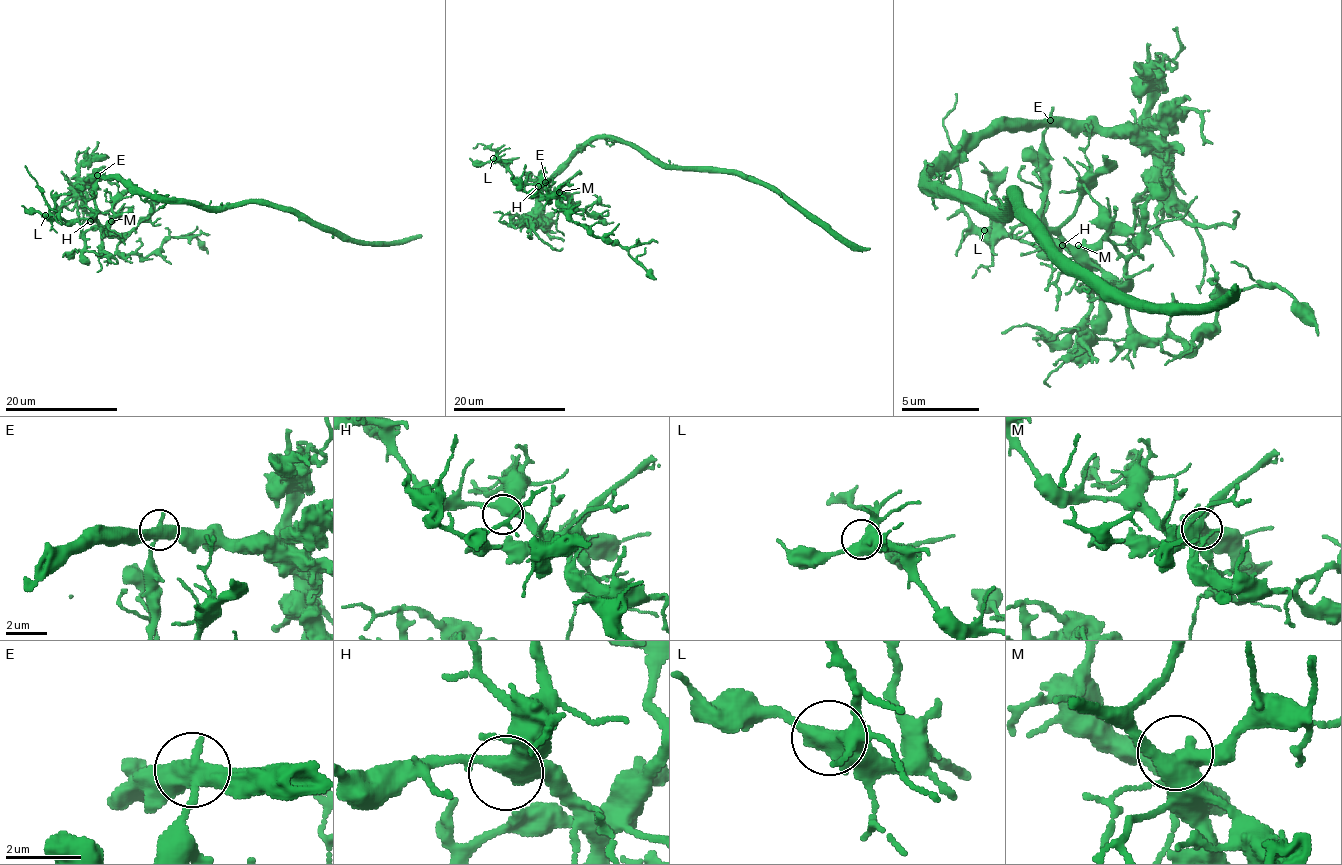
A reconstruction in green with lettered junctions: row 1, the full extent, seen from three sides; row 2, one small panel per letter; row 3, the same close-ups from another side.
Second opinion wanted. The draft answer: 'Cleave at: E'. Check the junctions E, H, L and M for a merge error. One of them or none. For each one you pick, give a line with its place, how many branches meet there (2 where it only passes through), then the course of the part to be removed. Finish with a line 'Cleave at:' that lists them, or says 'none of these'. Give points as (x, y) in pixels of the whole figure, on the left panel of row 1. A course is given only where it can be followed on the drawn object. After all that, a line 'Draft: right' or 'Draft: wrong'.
E: (97, 175) | 3 | (97, 176), (96, 219), (120, 240), (120, 253), (146, 257), (169, 239), (180, 236), (194, 236), (208, 253)
Cleave at: E
Draft: right

